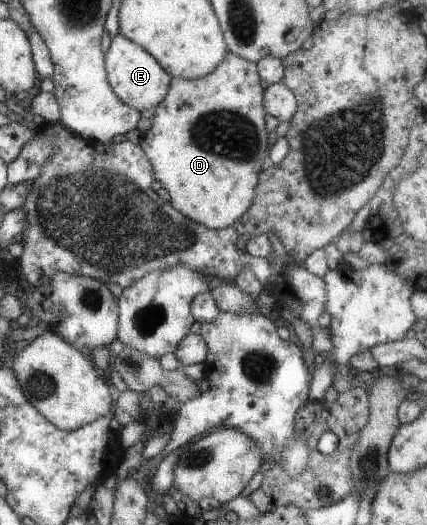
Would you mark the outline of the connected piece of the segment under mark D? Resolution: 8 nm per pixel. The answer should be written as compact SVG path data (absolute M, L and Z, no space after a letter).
M227 50L221 58L221 61L216 65L216 68L200 78L181 79L171 77L167 93L164 95L164 100L158 106L155 106L154 115L151 117L152 123L150 128L140 134L138 145L150 161L153 178L158 180L160 186L169 192L169 202L172 208L175 208L185 217L200 223L206 228L216 230L232 225L238 217L241 217L248 210L254 198L257 176L269 153L269 147L267 147L266 142L267 133L264 127L264 115L266 112L263 107L263 89L264 86L262 86L262 82L259 79L255 63L245 61L243 58Z

